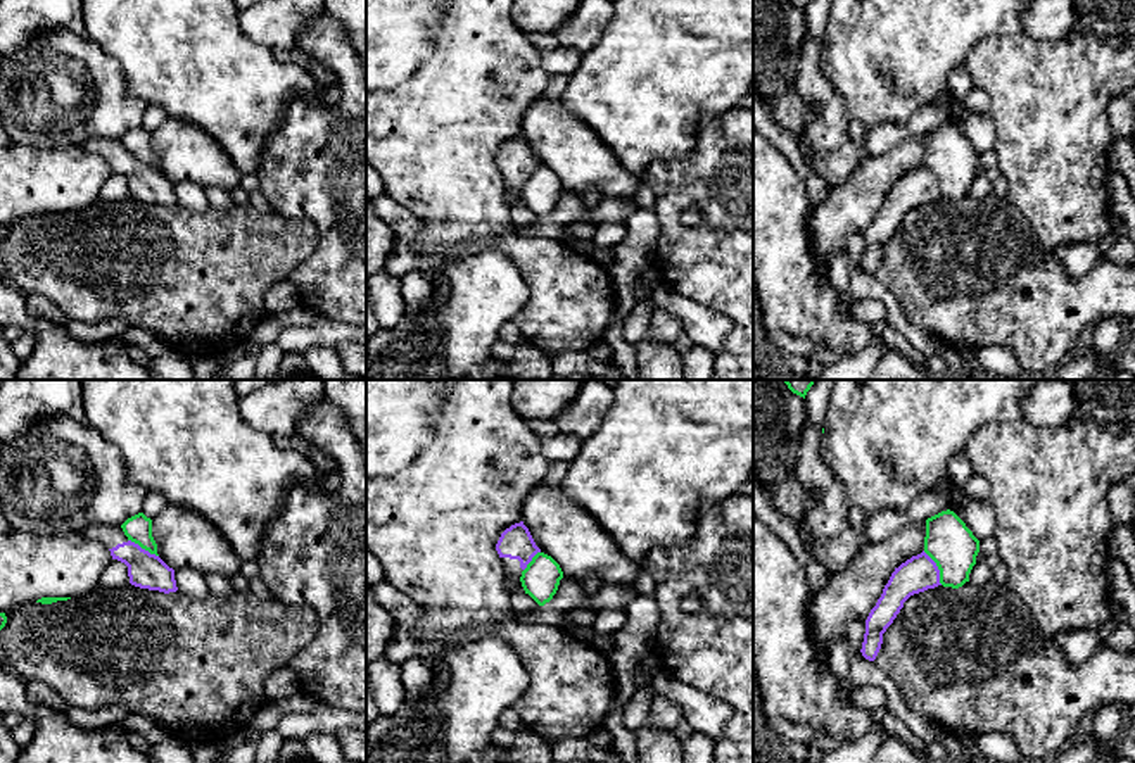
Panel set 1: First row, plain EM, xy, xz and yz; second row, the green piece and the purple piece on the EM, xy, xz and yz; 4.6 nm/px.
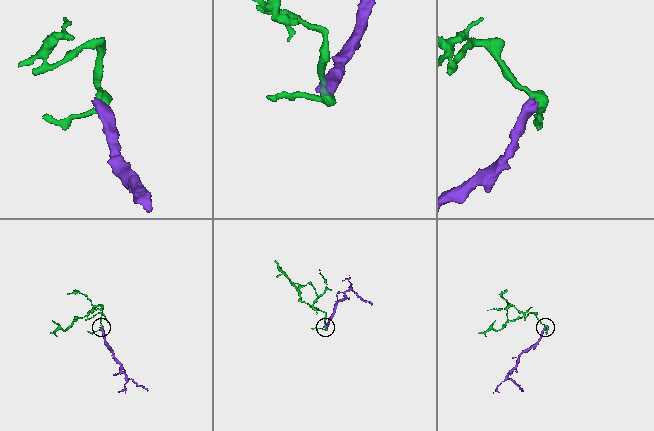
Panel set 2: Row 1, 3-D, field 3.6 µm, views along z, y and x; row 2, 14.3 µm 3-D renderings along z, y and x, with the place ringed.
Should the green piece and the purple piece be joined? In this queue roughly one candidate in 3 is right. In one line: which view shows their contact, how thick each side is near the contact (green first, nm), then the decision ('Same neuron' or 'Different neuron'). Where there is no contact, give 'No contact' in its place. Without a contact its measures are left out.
Touches green in yz. Thickness 220 nm (green) against 160 nm. Different neuron

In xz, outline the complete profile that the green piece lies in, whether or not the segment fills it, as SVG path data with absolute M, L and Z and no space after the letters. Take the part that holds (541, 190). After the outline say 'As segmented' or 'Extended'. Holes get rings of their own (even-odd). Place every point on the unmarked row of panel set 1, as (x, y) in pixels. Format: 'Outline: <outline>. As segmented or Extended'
Outline: M537 166L522 185L520 195L525 207L544 219L556 207L561 192L560 178L551 169Z. As segmented

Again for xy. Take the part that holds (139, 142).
Outline: M138 126L131 131L128 131L121 138L124 148L128 154L138 157L142 162L149 164L150 167L157 167L157 157L152 150L152 133L147 131L143 126Z. As segmented

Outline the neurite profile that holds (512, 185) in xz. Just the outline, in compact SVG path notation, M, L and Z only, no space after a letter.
M523 135L511 138L501 147L496 164L501 171L508 205L513 199L522 200L522 185L541 166Z

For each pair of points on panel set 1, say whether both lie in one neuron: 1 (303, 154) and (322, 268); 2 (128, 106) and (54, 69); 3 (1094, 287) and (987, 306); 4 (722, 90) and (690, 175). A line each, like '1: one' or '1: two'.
1: one
2: one
3: one
4: two

